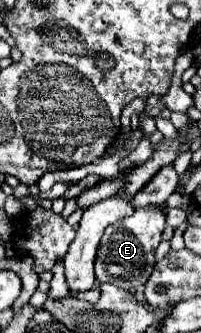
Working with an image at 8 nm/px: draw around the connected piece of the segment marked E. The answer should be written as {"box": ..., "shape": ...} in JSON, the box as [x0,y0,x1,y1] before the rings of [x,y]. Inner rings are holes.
{"box":[95,205,165,291],"shape":[[[165,205],[141,207],[117,225],[109,225],[109,229],[105,229],[95,261],[95,275],[101,283],[115,283],[125,291],[137,289],[139,285],[147,283],[155,265],[155,249],[161,243],[161,235],[165,229],[165,213]]]}

